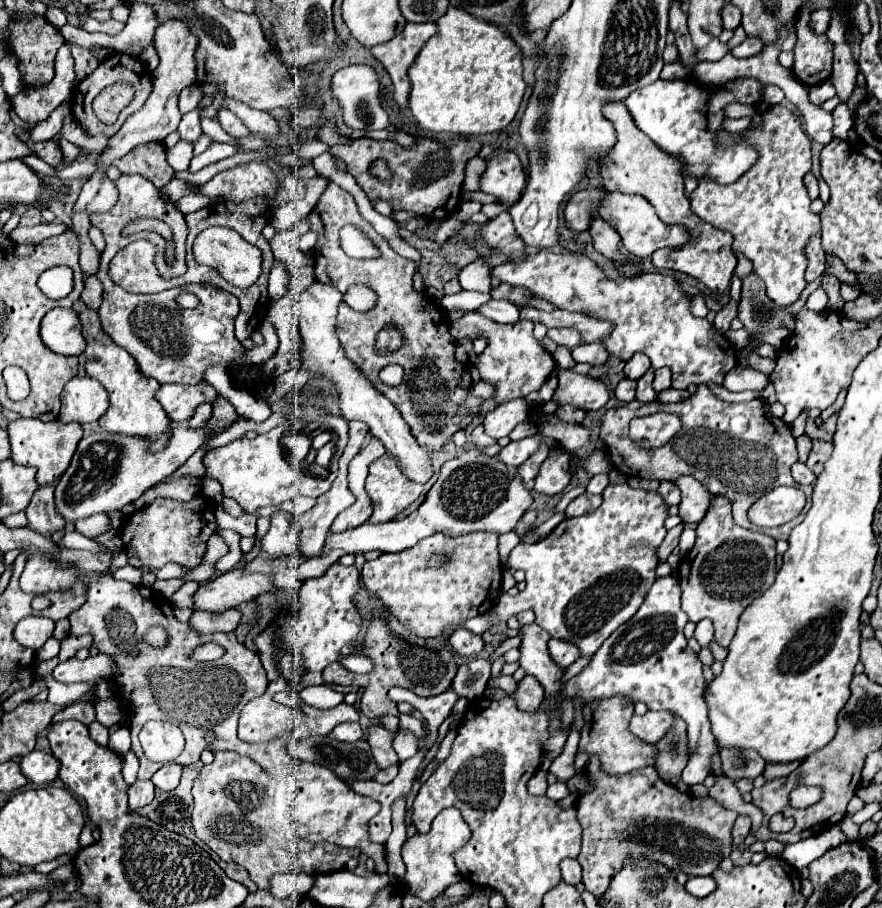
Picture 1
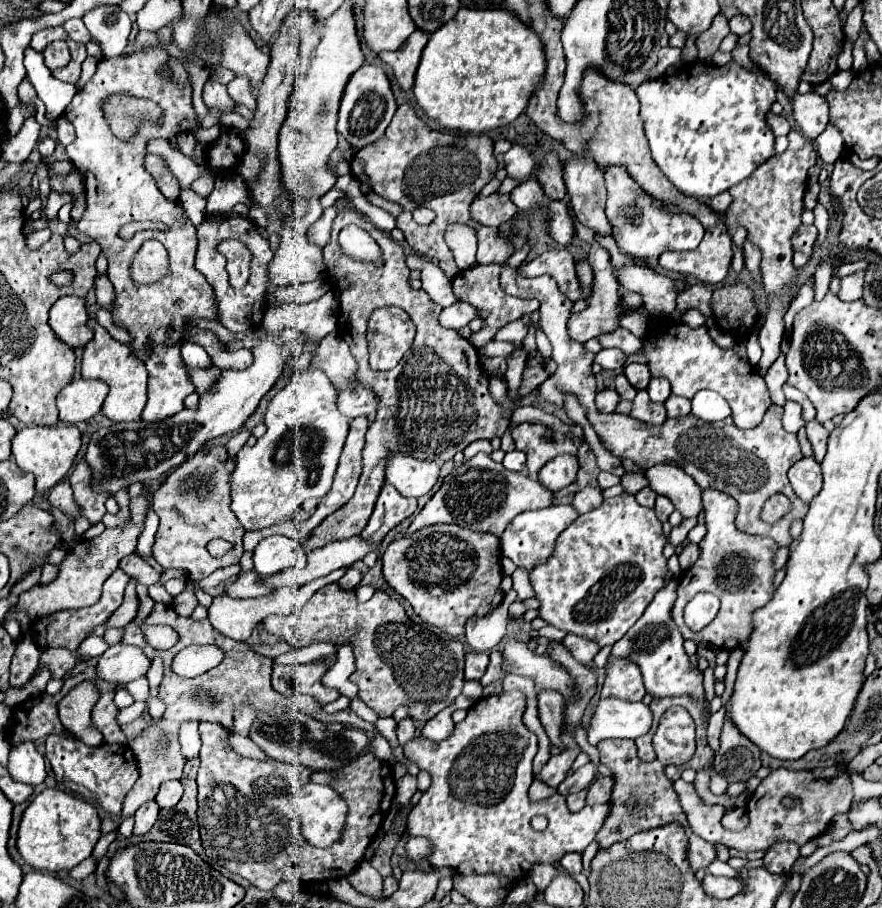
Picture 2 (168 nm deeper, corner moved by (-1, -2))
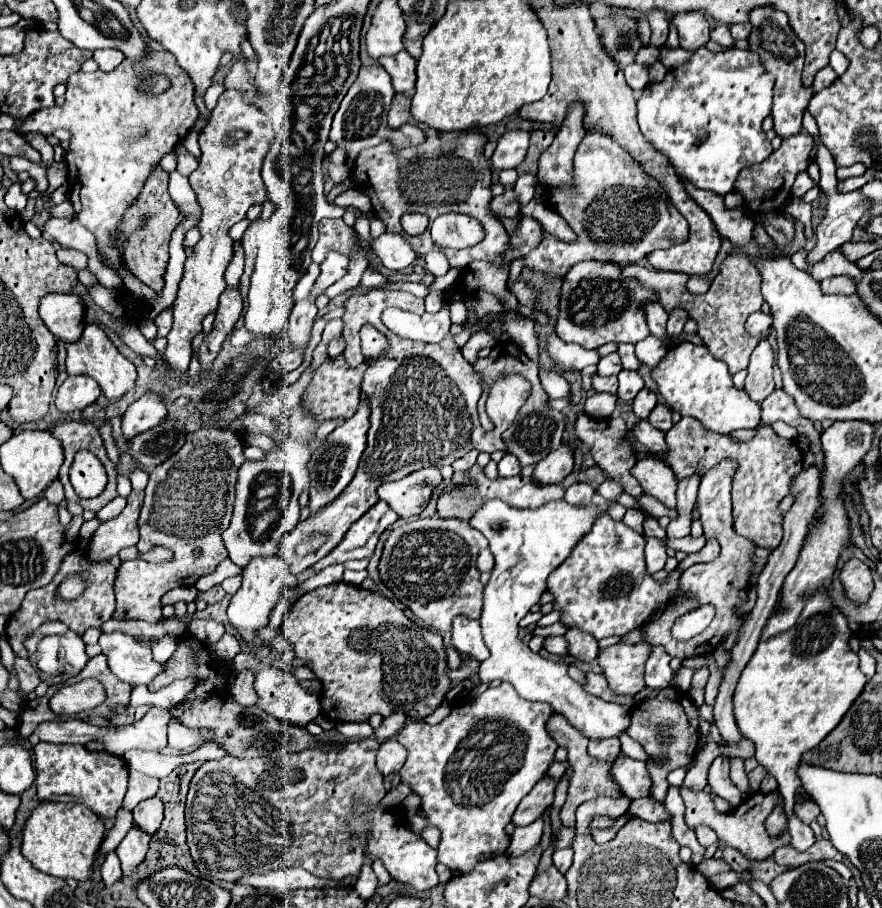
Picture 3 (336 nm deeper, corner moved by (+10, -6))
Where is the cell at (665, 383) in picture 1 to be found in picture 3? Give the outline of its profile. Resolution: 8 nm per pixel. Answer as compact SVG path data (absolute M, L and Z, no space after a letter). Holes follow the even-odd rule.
M643 388L643 390L637 394L637 398L633 400L633 414L635 414L639 420L645 420L655 406L657 406L657 394L651 392L651 390L647 390L647 388Z

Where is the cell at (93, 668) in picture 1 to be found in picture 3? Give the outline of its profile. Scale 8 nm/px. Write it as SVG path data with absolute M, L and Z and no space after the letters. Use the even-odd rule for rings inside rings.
M119 630L101 634L99 644L103 648L103 654L109 658L111 672L115 672L119 680L131 686L149 686L151 680L155 680L155 676L159 676L159 672L165 668L165 664L153 660L151 648L141 646L133 636Z

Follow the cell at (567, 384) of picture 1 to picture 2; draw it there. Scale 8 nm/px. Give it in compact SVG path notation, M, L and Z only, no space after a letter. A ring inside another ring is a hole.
M602 390L596 394L596 408L600 412L614 412L620 396L616 390Z

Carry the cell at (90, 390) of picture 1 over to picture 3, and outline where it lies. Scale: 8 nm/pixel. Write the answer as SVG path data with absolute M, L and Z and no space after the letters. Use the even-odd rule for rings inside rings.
M69 376L57 390L55 406L59 412L73 412L83 410L93 404L101 394L99 384L89 376Z

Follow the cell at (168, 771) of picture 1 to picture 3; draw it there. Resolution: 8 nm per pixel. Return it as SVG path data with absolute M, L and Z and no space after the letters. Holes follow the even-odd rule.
M157 796L147 798L133 808L135 826L143 828L143 832L147 832L149 836L153 836L159 830L161 820L163 820L163 804Z

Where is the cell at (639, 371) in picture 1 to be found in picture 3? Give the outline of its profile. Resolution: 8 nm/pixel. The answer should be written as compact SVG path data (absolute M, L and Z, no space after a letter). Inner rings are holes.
M621 370L619 372L619 390L617 390L617 398L623 402L633 402L635 396L639 394L639 390L645 386L643 378L637 372L631 370Z

